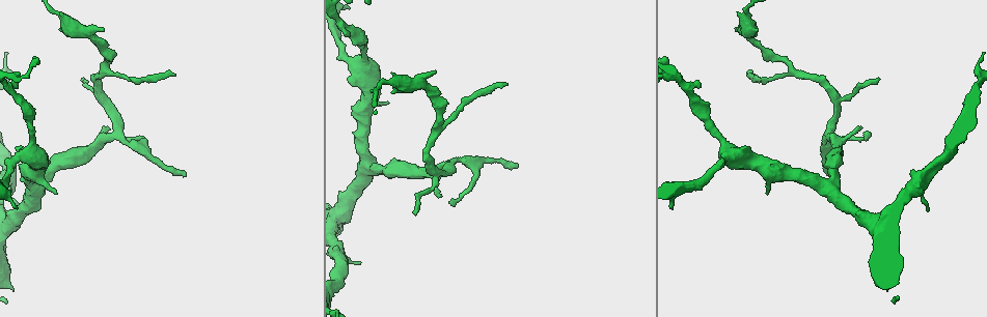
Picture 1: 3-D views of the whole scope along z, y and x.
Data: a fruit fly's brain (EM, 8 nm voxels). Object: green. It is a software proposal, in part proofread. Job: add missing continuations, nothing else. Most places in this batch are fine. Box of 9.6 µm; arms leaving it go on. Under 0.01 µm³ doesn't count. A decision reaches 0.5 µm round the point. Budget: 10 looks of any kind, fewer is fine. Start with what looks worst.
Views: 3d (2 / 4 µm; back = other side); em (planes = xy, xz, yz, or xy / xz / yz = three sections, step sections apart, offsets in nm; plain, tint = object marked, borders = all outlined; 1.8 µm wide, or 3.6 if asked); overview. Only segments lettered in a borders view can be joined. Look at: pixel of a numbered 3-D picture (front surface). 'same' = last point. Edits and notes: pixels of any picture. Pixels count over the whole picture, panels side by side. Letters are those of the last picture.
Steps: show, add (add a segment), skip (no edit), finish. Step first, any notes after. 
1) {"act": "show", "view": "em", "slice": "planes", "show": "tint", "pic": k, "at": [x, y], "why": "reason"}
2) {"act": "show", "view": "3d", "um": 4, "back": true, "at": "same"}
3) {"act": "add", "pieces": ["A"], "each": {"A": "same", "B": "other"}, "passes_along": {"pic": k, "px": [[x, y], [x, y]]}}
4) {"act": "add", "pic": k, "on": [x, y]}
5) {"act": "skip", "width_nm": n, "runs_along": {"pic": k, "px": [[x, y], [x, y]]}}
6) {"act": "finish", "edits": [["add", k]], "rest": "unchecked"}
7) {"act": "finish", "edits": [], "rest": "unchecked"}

{"act": "show", "view": "em", "slice": "planes", "show": "borders", "pic": 1, "at": [748, 77], "why": "tapers out"}

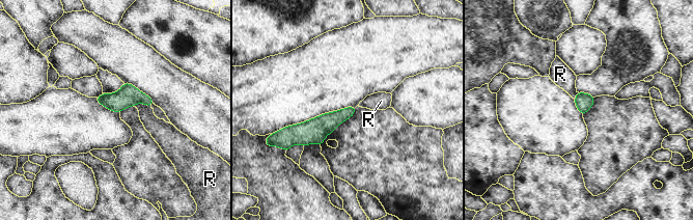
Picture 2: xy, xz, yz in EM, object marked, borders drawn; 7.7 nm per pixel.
{"act": "skip", "each": {"R": "other"}, "border": {"pic": 2, "px": [[150, 105], [137, 103], [134, 106]]}, "found": "no lettered segment goes on from it"}

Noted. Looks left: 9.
{"act": "show", "view": "3d", "um": 4, "pic": 1, "at": [517, 165], "why": "branch stops here"}

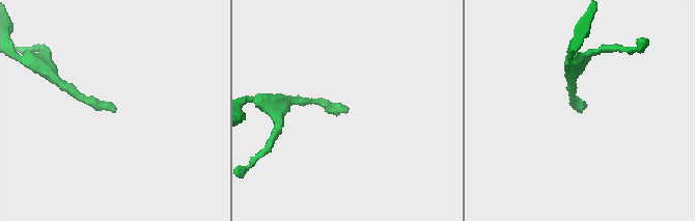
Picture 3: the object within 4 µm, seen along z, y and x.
{"act": "show", "view": "em", "slice": "planes", "show": "borders", "pic": 3, "at": [578, 108], "why": "now the EM"}

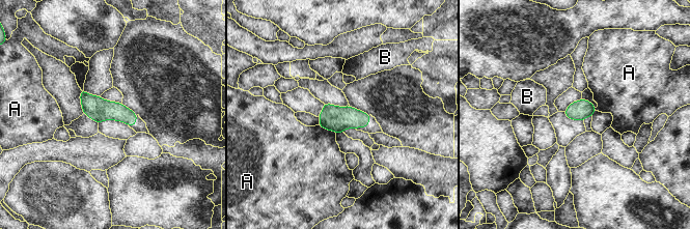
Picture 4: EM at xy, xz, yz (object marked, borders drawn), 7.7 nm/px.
{"act": "skip", "longest_contact_nm": ["A", 150], "each": {"A": "other", "B": "other"}, "found": "no lettered segment goes on from it"}

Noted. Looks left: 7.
{"act": "show", "view": "em", "slice": "planes", "show": "plain", "pic": 1, "at": [358, 261], "why": "an open end"}

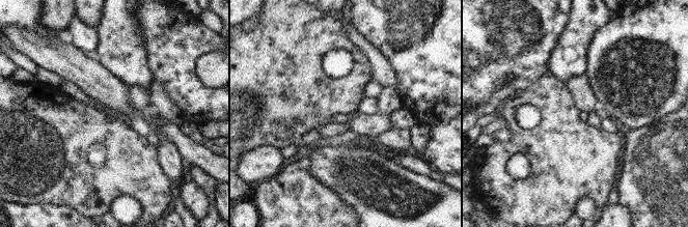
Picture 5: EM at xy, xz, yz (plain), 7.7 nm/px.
{"act": "show", "view": "em", "slice": "planes", "show": "borders", "at": "same", "why": "what lies round it"}

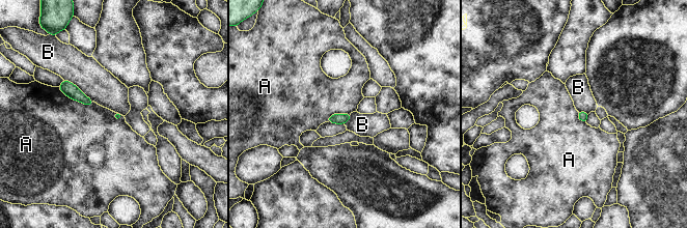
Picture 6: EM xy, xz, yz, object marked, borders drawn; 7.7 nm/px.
{"act": "skip", "each": {"A": "other", "B": "other"}, "border": {"pic": 6, "px": [[58, 87], [74, 100], [93, 103]]}, "found": "none of them fits"}

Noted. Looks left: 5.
{"act": "show", "view": "em", "slice": "yz", "step": 16, "show": "borders", "pic": 1, "at": [436, 130], "why": "three-way junction"}

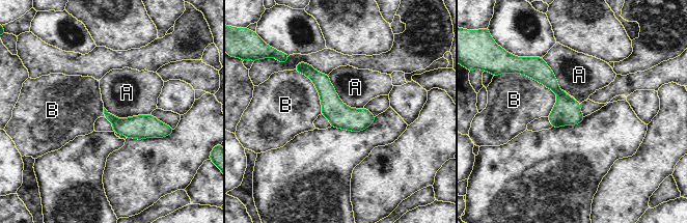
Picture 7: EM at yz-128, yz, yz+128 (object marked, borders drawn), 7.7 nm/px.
{"act": "skip", "longest_contact_nm": ["B", 420], "each": {"A": "other", "B": "other"}, "found": "none of them fits"}

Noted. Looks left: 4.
{"act": "finish", "edits": [], "rest": "unchecked"}

